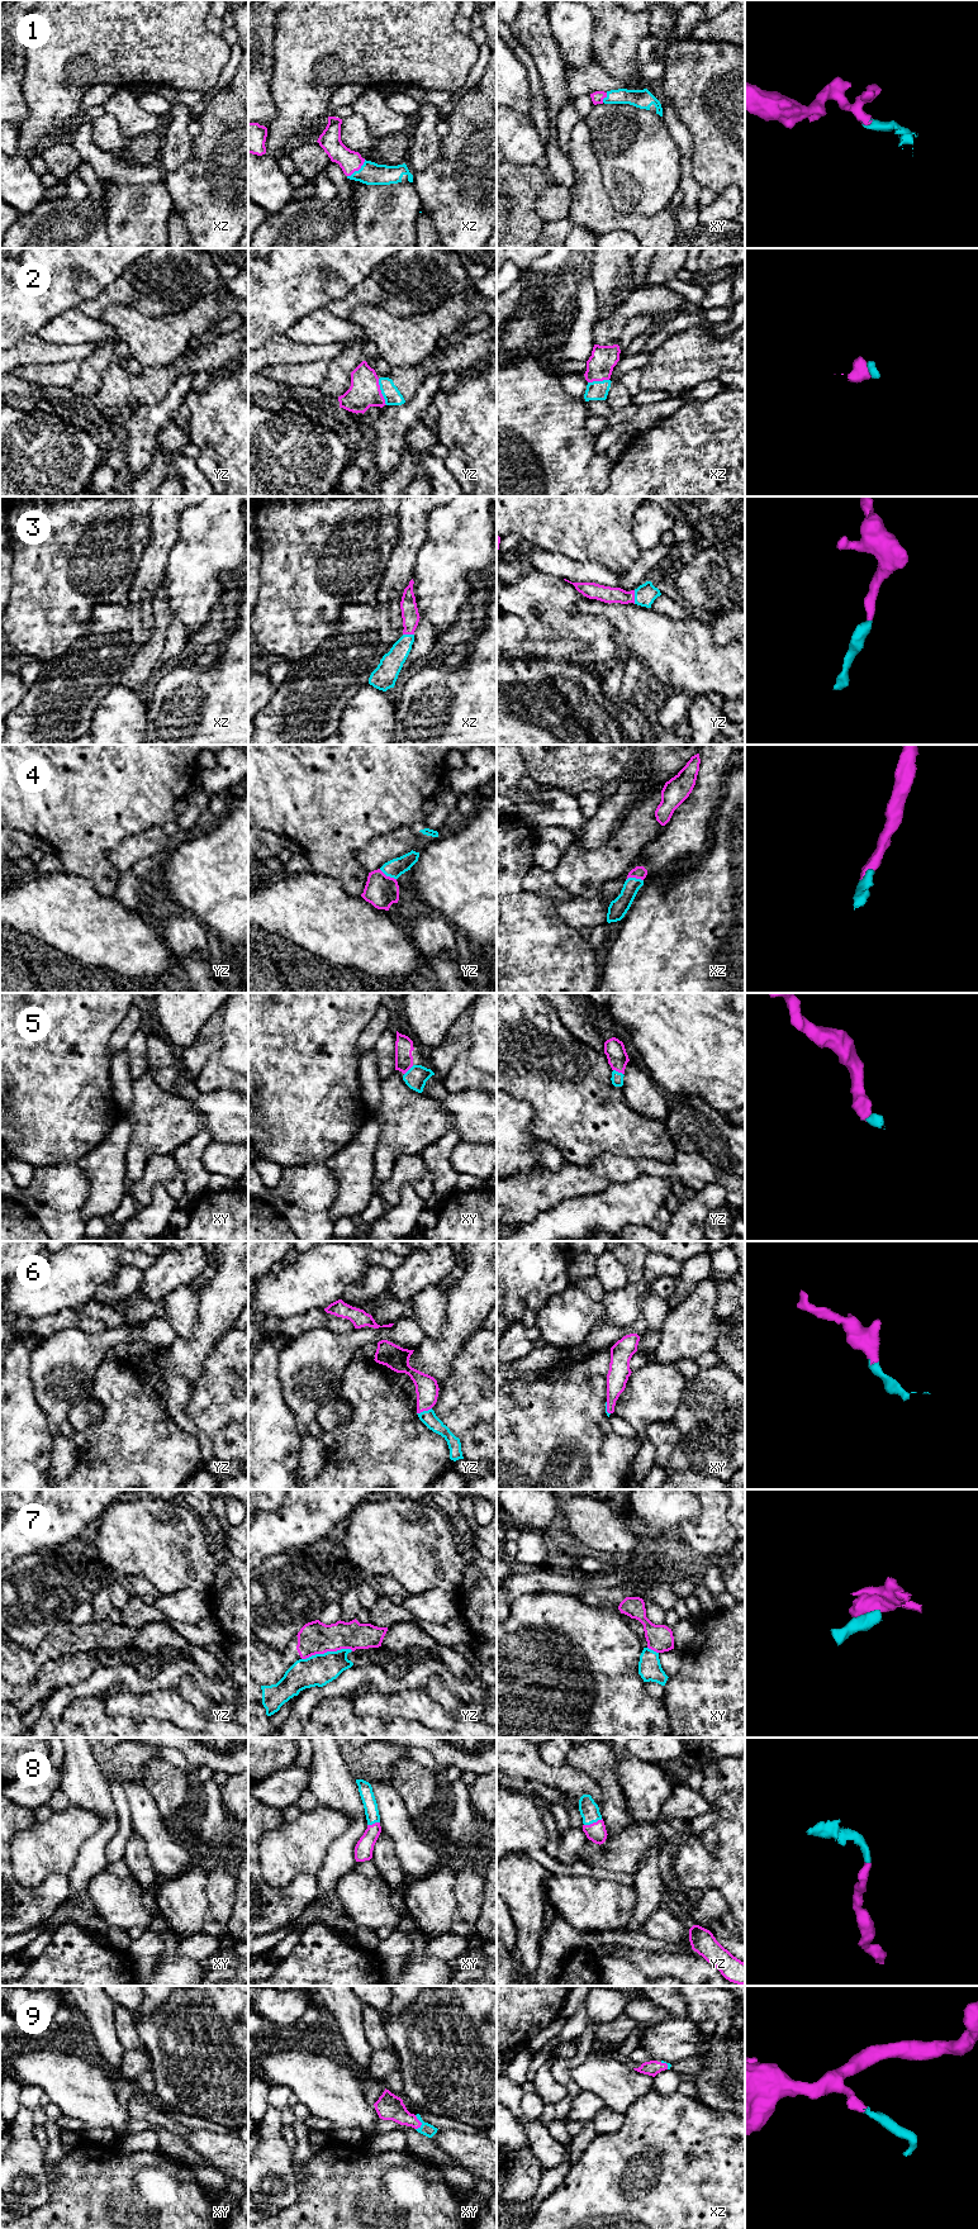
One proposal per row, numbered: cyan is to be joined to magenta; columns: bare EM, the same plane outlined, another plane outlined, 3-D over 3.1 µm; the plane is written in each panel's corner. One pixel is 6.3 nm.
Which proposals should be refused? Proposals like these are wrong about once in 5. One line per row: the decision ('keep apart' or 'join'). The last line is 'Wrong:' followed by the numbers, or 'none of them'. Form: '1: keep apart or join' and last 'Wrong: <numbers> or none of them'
1: join
2: join
3: join
4: join
5: join
6: join
7: keep apart
8: join
9: join
Wrong: 7

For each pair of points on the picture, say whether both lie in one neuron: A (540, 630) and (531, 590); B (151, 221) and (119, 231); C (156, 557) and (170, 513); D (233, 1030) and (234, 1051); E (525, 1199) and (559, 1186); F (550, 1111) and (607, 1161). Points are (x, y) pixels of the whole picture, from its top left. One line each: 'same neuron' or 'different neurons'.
A: same neuron
B: same neuron
C: same neuron
D: same neuron
E: same neuron
F: different neurons

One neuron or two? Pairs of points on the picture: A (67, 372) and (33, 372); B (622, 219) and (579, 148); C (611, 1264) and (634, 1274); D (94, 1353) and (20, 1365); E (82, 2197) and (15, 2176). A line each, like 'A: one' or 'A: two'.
A: one
B: one
C: two
D: two
E: two

